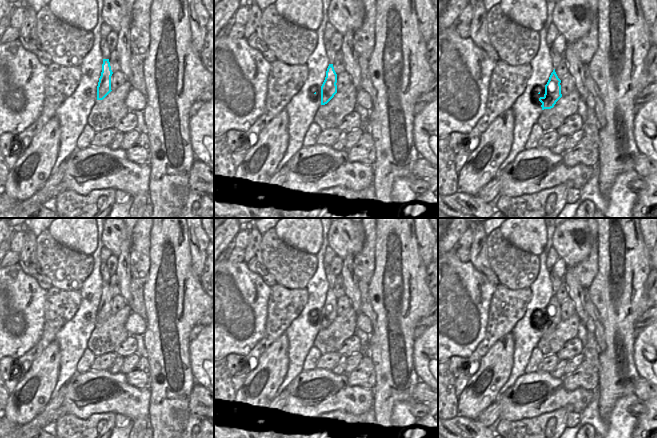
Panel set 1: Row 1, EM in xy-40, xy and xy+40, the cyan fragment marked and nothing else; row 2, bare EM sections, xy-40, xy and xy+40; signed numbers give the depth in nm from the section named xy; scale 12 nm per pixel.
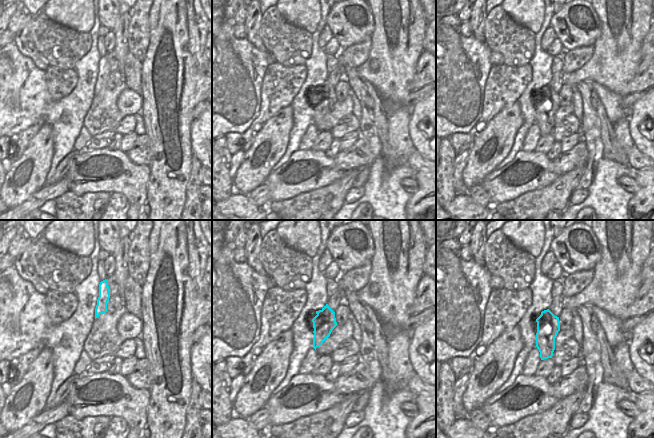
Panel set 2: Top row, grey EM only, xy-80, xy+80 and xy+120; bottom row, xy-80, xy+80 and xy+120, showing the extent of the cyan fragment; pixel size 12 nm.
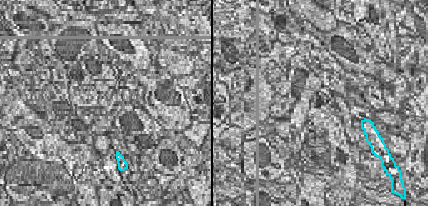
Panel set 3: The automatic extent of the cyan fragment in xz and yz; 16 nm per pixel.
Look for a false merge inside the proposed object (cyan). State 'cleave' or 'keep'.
keep

